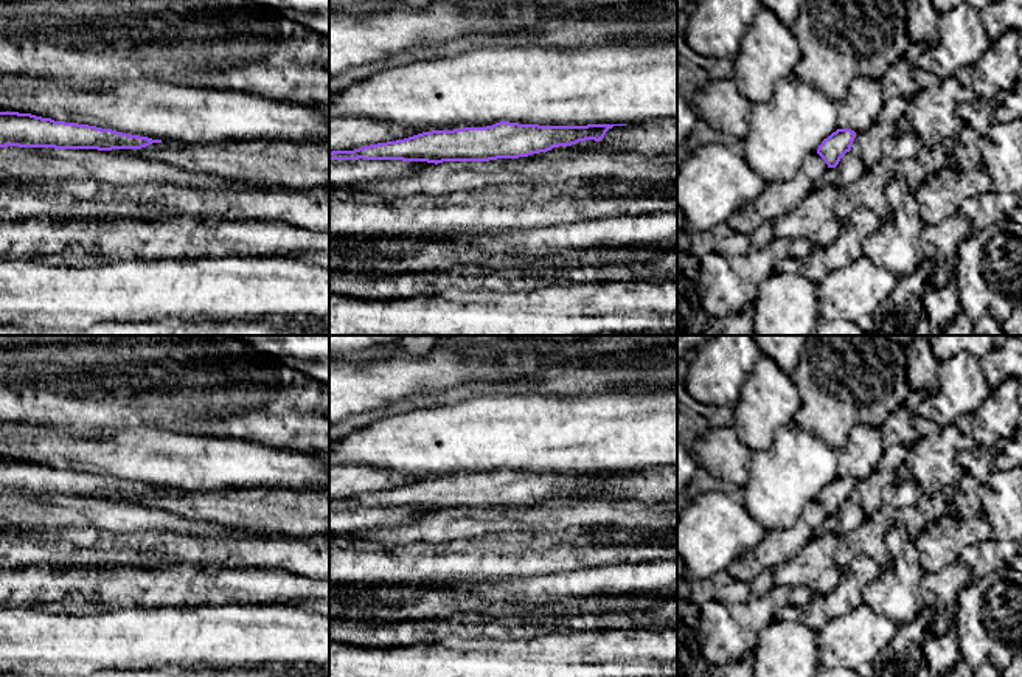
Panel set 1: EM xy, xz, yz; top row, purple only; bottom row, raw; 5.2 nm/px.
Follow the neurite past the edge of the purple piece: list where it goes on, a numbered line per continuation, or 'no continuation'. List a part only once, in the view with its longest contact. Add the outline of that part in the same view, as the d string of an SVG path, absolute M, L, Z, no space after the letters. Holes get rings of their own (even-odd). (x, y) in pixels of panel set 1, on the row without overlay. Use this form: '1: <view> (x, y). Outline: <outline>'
no continuation

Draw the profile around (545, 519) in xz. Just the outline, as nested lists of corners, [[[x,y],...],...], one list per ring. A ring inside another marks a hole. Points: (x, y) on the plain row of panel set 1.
[[[547,498],[519,506],[489,509],[443,509],[408,526],[377,526],[345,534],[329,534],[329,545],[359,540],[404,547],[412,542],[449,543],[486,534],[522,531],[531,539],[553,539],[572,528],[612,525],[677,529],[677,502],[645,505],[635,500]]]

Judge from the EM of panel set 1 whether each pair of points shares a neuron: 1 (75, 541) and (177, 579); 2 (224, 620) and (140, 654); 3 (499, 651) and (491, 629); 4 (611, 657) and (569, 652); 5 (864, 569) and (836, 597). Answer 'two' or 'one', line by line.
1: two
2: one
3: two
4: one
5: one

